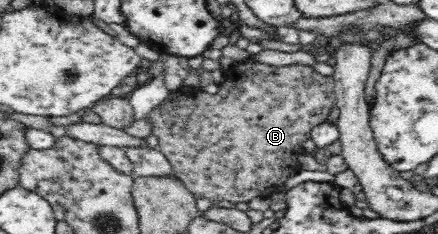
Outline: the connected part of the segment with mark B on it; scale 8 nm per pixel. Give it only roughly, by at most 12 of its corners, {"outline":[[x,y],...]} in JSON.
{"outline":[[232,63],[144,118],[196,200],[285,189],[336,102],[303,64]]}

